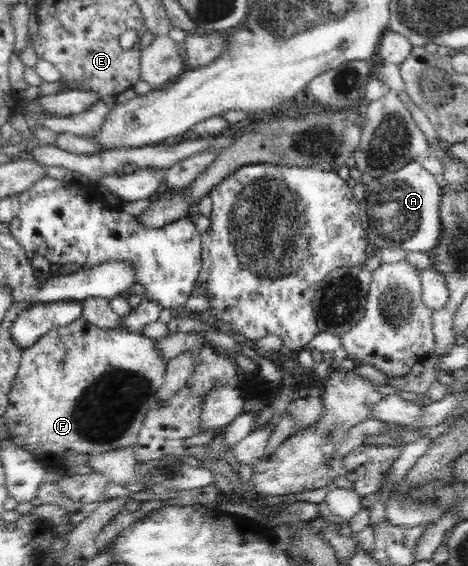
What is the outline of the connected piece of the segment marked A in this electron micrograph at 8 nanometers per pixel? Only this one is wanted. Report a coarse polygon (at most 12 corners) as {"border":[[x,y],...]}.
{"border":[[421,160],[369,181],[370,247],[429,253],[440,183]]}

